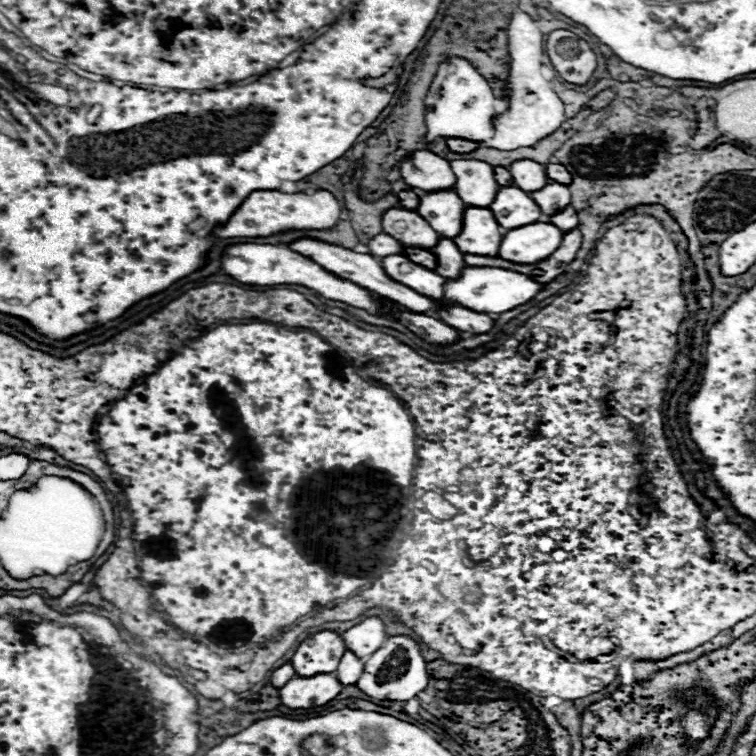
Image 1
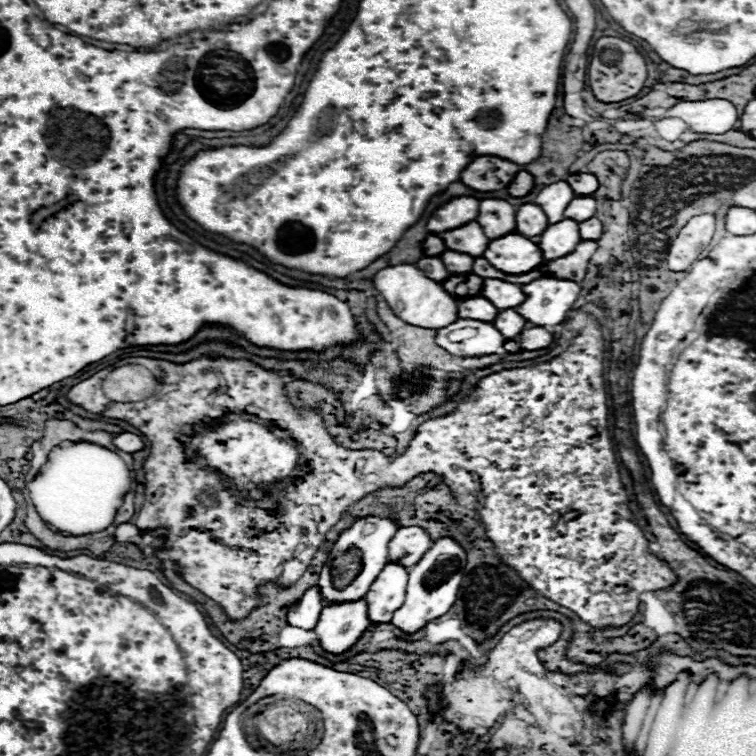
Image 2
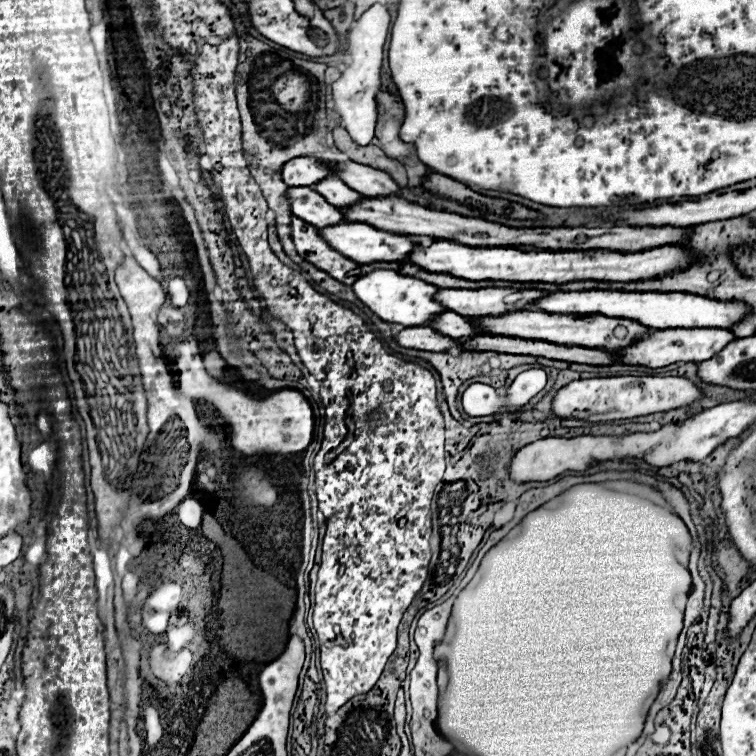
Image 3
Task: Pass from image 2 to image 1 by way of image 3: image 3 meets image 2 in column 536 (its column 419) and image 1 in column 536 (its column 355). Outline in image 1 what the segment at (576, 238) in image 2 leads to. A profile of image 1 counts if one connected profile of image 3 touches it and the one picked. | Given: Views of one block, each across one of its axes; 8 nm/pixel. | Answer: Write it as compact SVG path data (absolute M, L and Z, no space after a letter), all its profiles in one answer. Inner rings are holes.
M534 222L508 230L502 236L498 256L508 262L534 264L550 256L560 246L562 234L564 232L548 222Z

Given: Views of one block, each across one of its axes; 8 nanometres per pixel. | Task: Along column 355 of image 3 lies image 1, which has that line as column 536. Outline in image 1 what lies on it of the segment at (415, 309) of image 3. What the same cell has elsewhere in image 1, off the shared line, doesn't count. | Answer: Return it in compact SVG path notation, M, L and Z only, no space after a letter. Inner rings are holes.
M468 266L462 268L458 278L446 278L442 290L444 290L444 298L450 298L470 310L476 312L506 312L512 310L524 302L528 302L538 290L542 288L542 284L530 280L526 274L518 274L506 268L488 268L488 266Z

